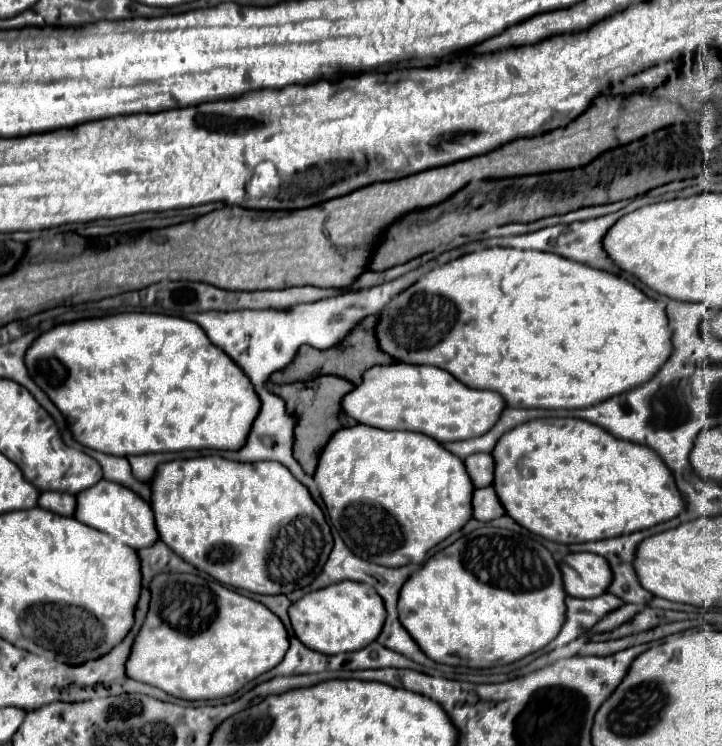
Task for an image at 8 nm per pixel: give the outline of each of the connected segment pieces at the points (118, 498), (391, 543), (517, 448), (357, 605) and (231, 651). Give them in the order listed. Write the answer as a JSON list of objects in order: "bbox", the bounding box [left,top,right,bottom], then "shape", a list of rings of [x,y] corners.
[{"bbox":[74,480,160,550],"shape":[[[100,480],[96,486],[78,494],[78,506],[76,506],[74,518],[86,526],[92,526],[100,532],[110,534],[114,540],[124,542],[124,544],[132,546],[134,550],[148,548],[160,540],[150,504],[146,500],[142,500],[140,496],[136,496],[136,492],[132,492],[130,488],[112,484],[110,480]]]},{"bbox":[314,424,474,568],"shape":[[[364,424],[342,428],[326,444],[314,480],[328,508],[330,520],[348,548],[356,556],[380,566],[400,568],[406,564],[422,564],[428,550],[472,520],[474,488],[464,462],[426,434],[410,430],[388,432]]]},{"bbox":[492,418,684,544],"shape":[[[540,418],[520,424],[498,440],[492,456],[496,456],[492,486],[496,488],[506,514],[530,532],[560,544],[632,534],[672,520],[684,510],[684,496],[680,496],[670,468],[656,452],[652,452],[652,448],[620,440],[604,428],[580,418]]]},{"bbox":[288,582,386,654],"shape":[[[338,582],[328,588],[316,590],[294,602],[288,610],[292,628],[296,636],[302,640],[304,646],[332,654],[332,652],[350,652],[350,650],[330,650],[330,648],[364,648],[380,636],[384,620],[386,620],[386,608],[384,600],[380,600],[380,594],[360,582]]]},{"bbox":[126,574,288,700],"shape":[[[158,574],[150,584],[152,600],[148,618],[126,662],[130,678],[148,682],[176,698],[214,700],[236,694],[260,674],[272,670],[288,652],[288,632],[282,620],[264,604],[228,590],[214,578],[196,574]]]}]

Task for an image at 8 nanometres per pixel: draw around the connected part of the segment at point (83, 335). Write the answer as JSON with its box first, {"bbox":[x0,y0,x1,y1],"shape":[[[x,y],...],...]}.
{"bbox":[26,314,260,456],"shape":[[[114,314],[60,324],[42,334],[26,352],[34,382],[66,416],[74,440],[112,456],[180,450],[236,450],[244,446],[248,428],[260,412],[260,398],[234,360],[212,346],[204,330],[190,320],[166,314]]]}

